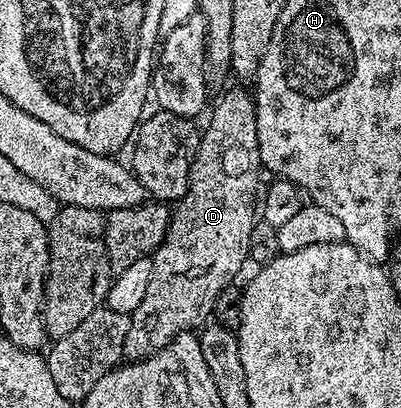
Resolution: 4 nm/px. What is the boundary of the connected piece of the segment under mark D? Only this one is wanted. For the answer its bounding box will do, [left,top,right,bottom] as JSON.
[122,88,263,361]

